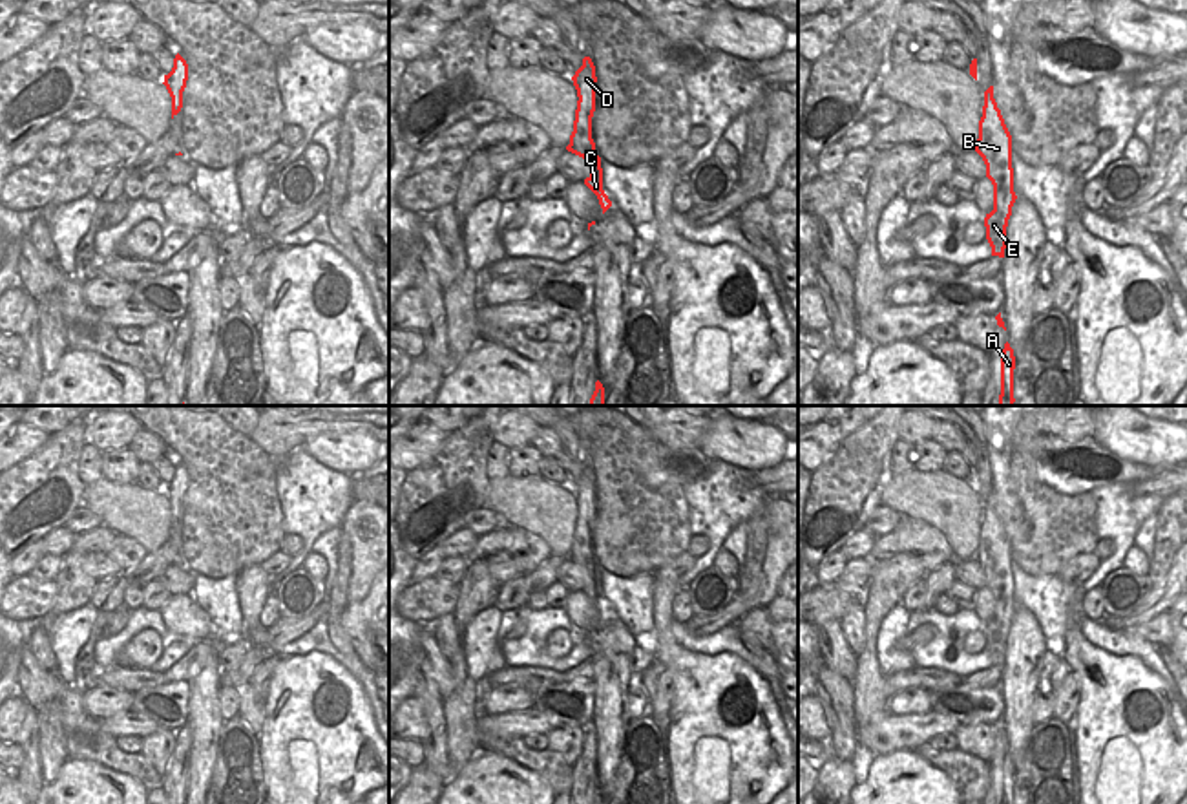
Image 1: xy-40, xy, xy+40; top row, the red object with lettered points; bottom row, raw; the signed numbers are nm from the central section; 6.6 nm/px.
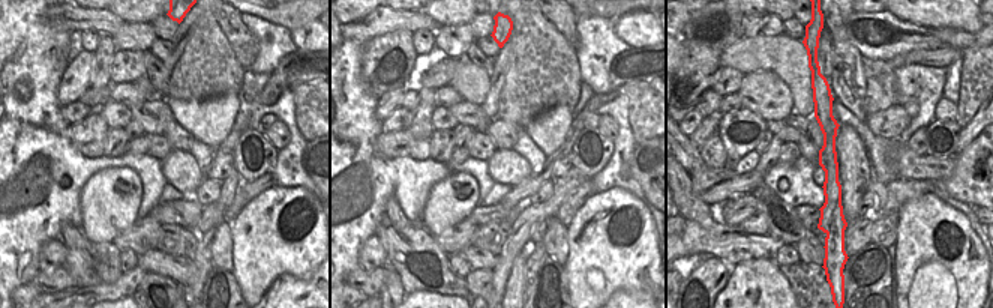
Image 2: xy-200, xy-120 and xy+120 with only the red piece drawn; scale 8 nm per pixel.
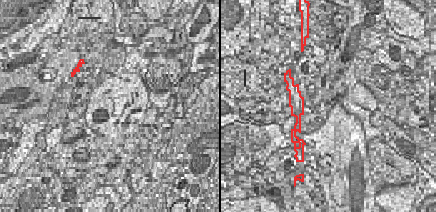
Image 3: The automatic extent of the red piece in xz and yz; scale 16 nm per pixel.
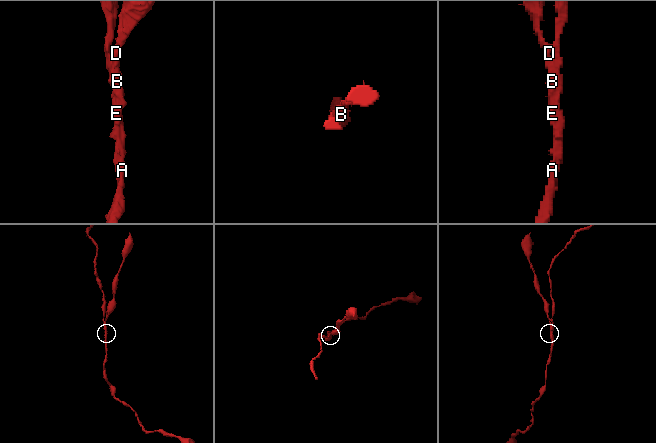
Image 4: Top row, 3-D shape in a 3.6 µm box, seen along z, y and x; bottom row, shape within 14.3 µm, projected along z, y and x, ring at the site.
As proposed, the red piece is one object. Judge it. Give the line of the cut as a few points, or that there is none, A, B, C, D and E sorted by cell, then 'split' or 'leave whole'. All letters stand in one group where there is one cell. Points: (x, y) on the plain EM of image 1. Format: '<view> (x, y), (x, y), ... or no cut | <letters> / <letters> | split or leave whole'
xy (579, 508), (592, 521) | A B C E / D | split

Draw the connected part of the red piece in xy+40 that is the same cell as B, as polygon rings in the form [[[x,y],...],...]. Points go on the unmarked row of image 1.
[[[984,504],[979,548],[973,559],[982,566],[986,587],[993,594],[993,619],[984,627],[986,649],[992,656],[992,665],[1004,667],[1006,636],[1017,608],[1014,601],[1012,545],[988,504]]]

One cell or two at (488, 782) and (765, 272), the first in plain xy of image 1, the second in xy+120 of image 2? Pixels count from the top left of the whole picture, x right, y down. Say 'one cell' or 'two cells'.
one cell

